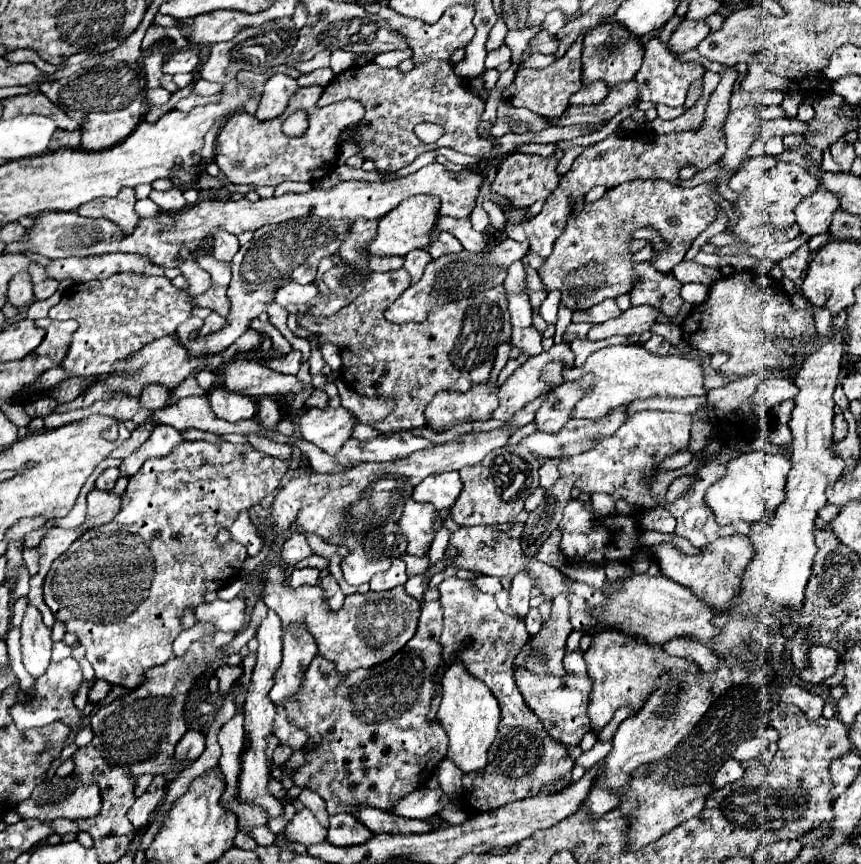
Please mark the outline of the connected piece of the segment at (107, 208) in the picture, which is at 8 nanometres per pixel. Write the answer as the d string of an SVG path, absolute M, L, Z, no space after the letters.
M124 187L114 199L94 199L90 203L84 203L82 207L76 209L78 215L82 217L104 217L114 221L124 235L130 235L138 223L138 215L134 211L134 189Z

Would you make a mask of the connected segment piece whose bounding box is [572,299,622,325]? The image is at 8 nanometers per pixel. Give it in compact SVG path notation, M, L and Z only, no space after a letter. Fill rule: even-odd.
M612 299L612 301L602 301L600 305L594 305L592 309L586 309L586 311L574 311L574 317L572 317L572 321L574 323L592 323L592 325L596 325L596 323L604 323L604 321L608 321L608 319L614 319L614 317L618 317L622 311L620 311L620 307L616 305L616 299Z

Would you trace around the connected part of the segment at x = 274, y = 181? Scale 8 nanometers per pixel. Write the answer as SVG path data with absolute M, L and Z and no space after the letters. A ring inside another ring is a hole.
M300 87L292 99L288 109L272 119L258 121L246 111L230 117L226 125L218 133L216 141L216 163L220 171L228 177L230 183L236 185L280 185L284 181L320 181L336 169L338 159L338 139L346 127L356 125L364 117L364 107L358 101L344 99L340 103L332 103L328 107L318 107L318 99L322 95L322 87ZM296 111L304 111L308 117L308 129L300 137L290 137L282 131L282 123Z

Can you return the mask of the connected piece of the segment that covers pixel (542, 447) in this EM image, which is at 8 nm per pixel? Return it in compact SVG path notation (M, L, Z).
M618 407L608 413L608 419L570 419L558 433L534 431L520 443L542 459L568 457L586 451L596 437L612 435L624 423L624 419L624 407Z

